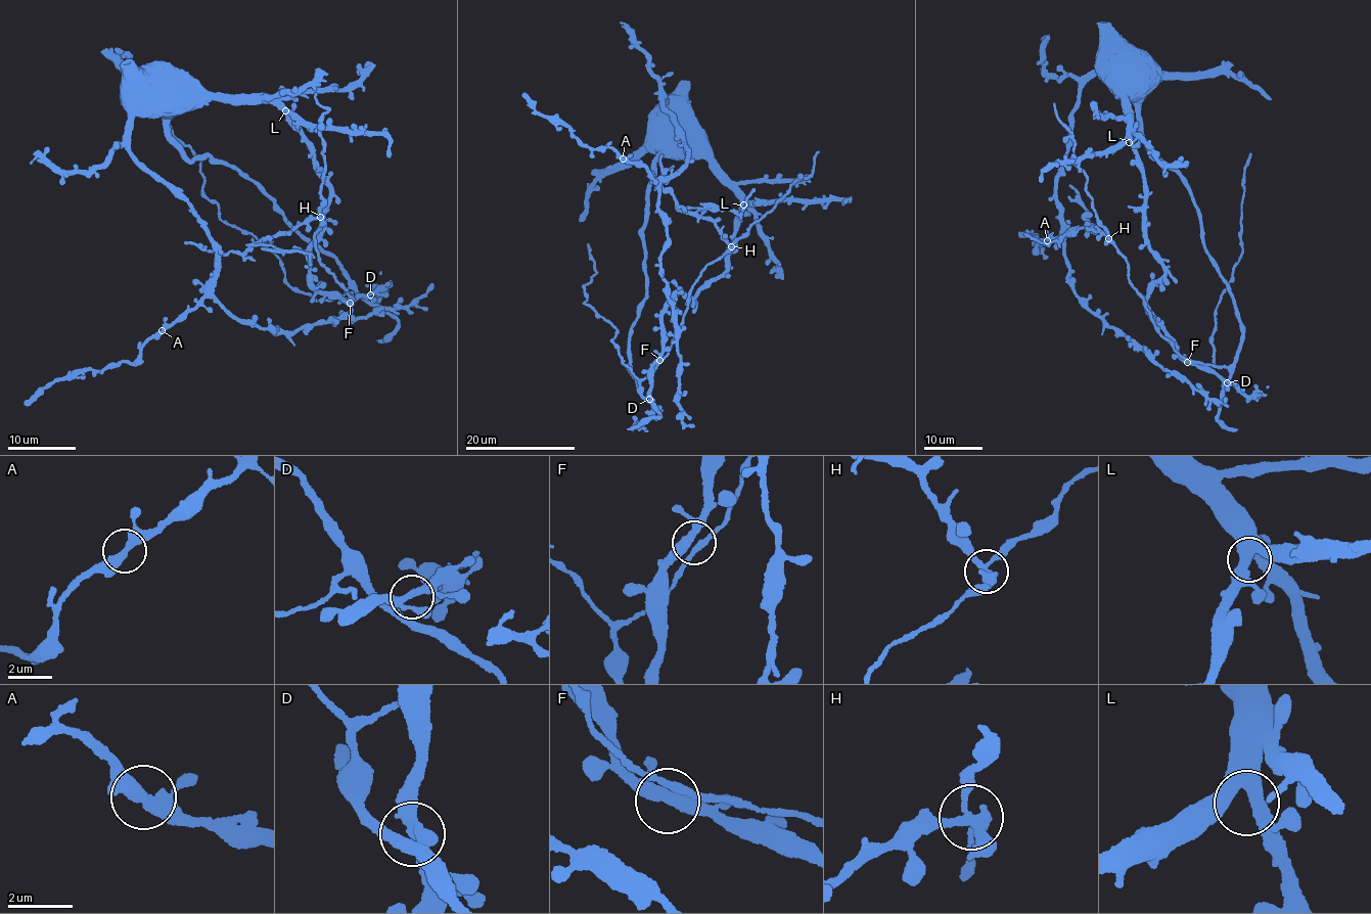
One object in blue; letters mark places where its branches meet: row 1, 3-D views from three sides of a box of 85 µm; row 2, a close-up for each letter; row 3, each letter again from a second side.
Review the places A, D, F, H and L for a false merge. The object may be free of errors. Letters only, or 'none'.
H

